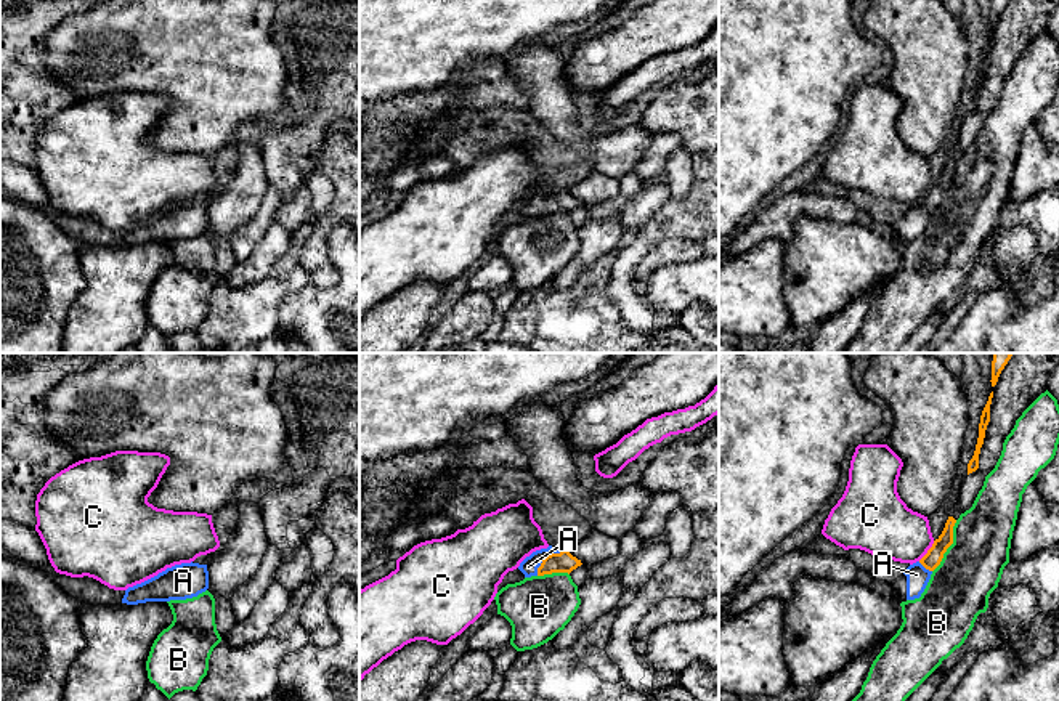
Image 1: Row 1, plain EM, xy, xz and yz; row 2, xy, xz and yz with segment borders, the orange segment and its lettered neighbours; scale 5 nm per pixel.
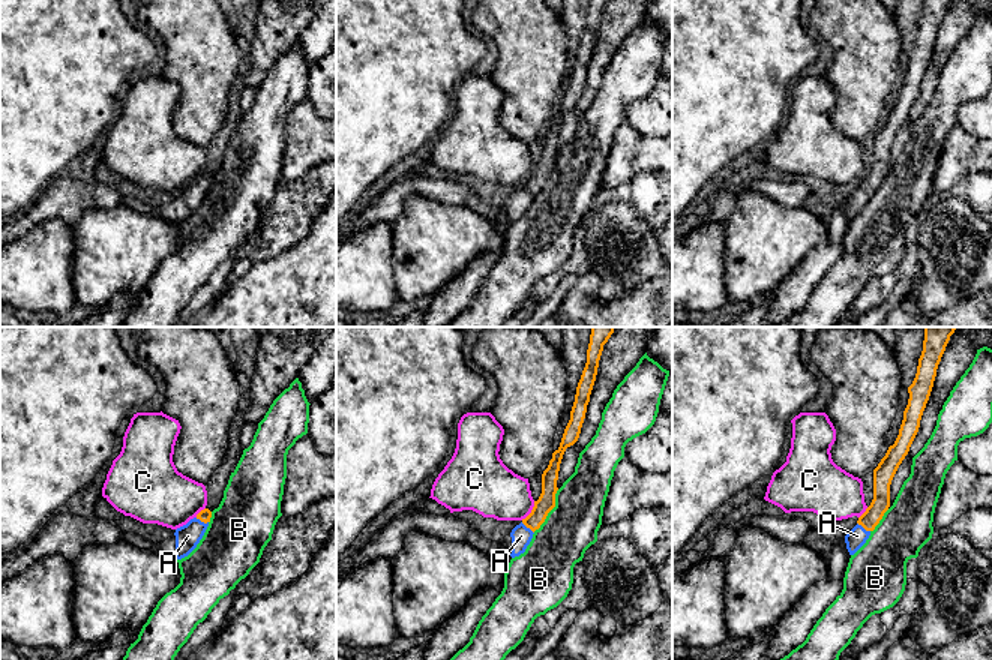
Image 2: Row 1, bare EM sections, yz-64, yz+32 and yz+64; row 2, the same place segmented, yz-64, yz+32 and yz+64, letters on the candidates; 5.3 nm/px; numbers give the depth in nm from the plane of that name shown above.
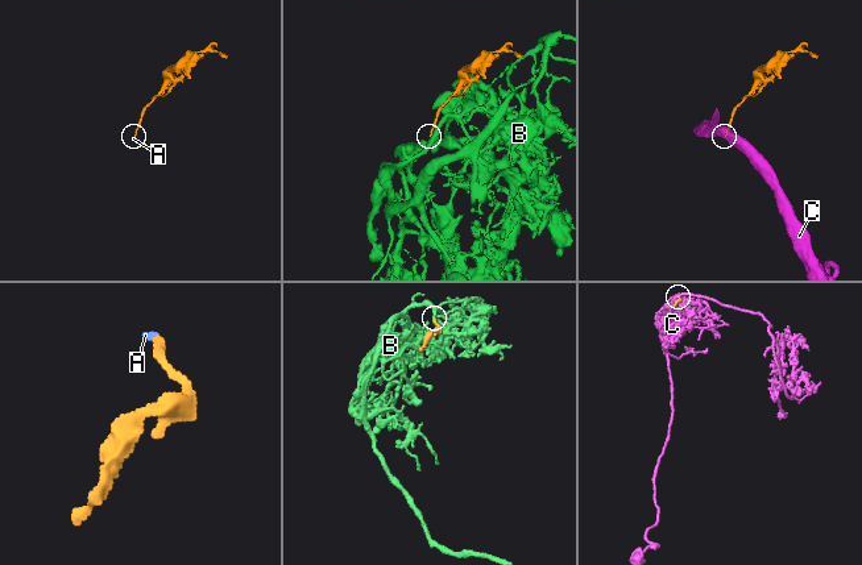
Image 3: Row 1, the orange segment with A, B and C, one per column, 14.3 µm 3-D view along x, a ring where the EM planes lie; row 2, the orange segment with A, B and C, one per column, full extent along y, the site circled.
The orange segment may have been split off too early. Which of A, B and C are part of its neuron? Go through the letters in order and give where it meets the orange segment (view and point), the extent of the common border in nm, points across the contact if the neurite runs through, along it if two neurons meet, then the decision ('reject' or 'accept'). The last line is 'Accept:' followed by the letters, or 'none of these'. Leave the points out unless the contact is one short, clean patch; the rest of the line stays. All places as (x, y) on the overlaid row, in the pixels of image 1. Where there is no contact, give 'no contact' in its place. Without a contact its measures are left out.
A: xz (544, 559) | 180 nm | across xz (563, 562), (544, 559), (528, 567) | accept
B: yz (950, 544) | 300 nm | along yz (957, 520), (953, 542), (933, 571) | reject
C: yz (928, 551) | 130 nm | along yz (934, 541), (918, 560) | reject
Accept: A

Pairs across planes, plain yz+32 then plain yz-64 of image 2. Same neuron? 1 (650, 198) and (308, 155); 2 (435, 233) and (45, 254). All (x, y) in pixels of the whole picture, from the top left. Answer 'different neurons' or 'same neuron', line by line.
1: different neurons
2: different neurons

